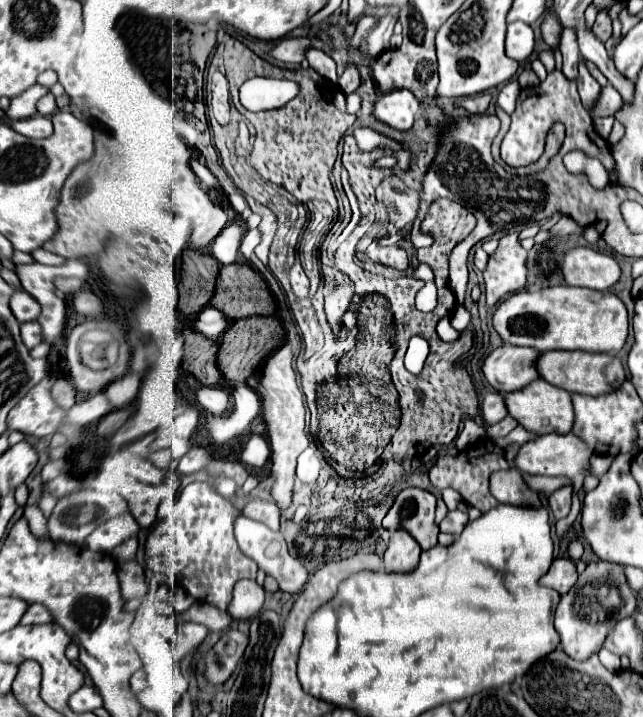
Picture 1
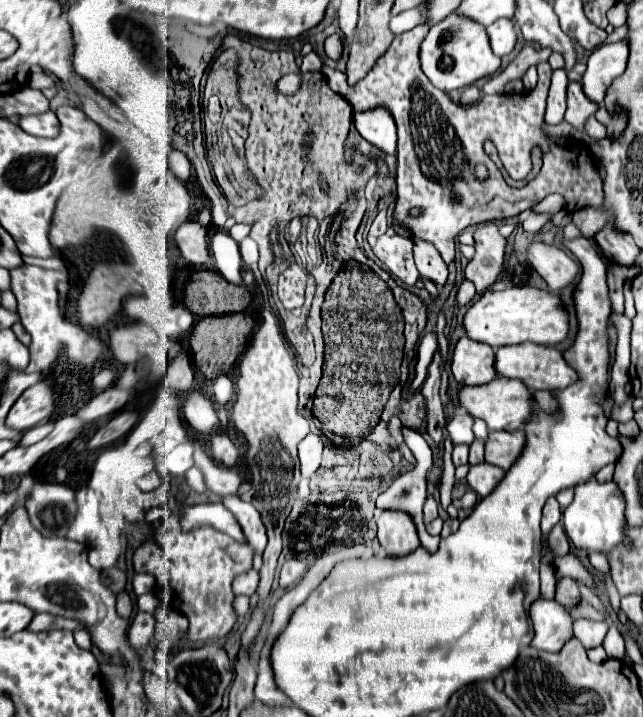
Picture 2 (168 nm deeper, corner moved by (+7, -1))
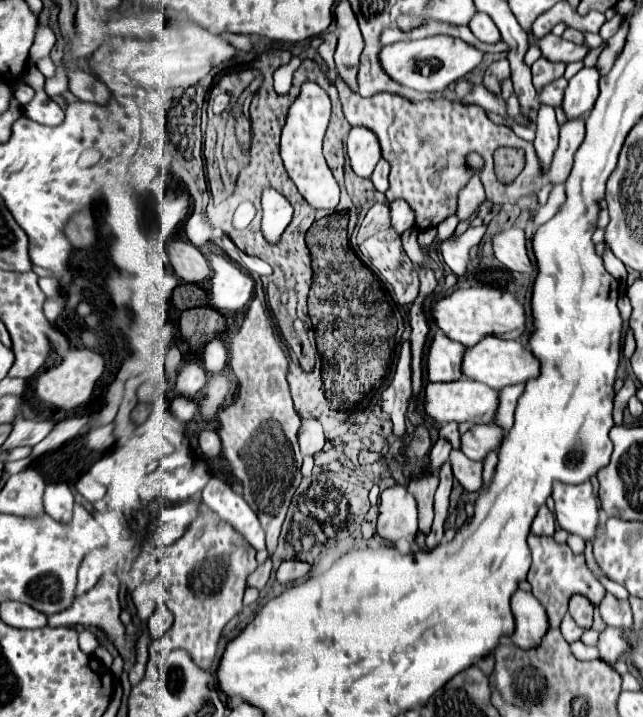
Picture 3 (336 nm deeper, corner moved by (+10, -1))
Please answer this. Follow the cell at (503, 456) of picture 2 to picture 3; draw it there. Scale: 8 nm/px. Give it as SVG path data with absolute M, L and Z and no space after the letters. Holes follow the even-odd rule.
M474 424L468 432L460 434L460 450L470 460L482 460L490 450L498 446L498 440L502 440L500 428L486 426L486 424Z

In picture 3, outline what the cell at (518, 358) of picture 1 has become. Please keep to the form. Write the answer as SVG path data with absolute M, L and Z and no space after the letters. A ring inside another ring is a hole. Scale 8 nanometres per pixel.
M436 332L434 338L430 340L428 354L426 354L426 364L424 372L430 382L452 382L462 378L460 364L462 364L462 354L464 346L450 340L442 332Z

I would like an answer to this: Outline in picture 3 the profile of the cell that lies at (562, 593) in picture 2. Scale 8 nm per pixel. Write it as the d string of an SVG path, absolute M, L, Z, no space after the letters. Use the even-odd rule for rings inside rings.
M576 594L570 598L570 608L568 612L572 614L572 618L576 620L576 624L580 628L590 628L592 626L592 616L594 616L594 606L590 604L590 600L586 600L584 596Z

